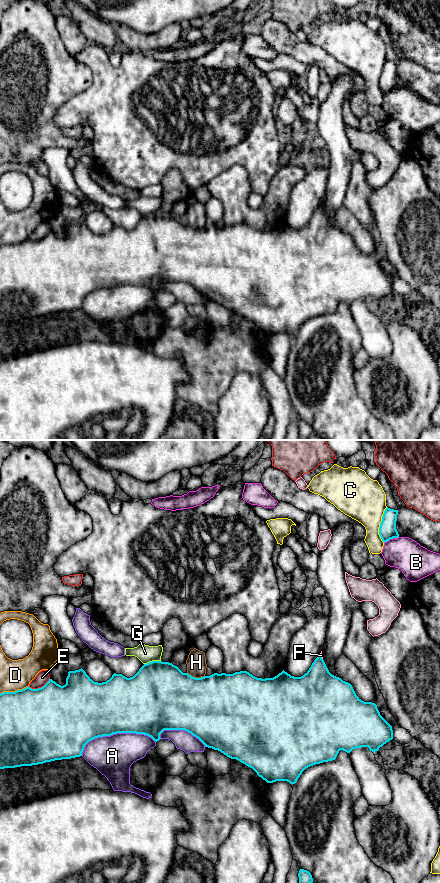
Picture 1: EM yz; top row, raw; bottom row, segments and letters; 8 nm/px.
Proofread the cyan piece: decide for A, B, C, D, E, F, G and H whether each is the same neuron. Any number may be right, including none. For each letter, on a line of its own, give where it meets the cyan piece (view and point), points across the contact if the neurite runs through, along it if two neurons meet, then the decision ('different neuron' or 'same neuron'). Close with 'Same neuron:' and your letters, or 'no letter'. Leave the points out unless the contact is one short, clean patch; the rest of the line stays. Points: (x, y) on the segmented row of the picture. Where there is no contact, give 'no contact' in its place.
A: contact yz (115, 733); different neuron
B: contact yz (391, 538); different neuron
C: contact yz (380, 525); different neuron
D: contact yz (15, 691); different neuron
E: contact yz (39, 688); different neuron
F: contact yz (321, 657); way yz (318, 688), (318, 666), (321, 657), (321, 655); same neuron
G: contact yz (152, 661); different neuron
H: contact yz (196, 678); different neuron
Same neuron: F

